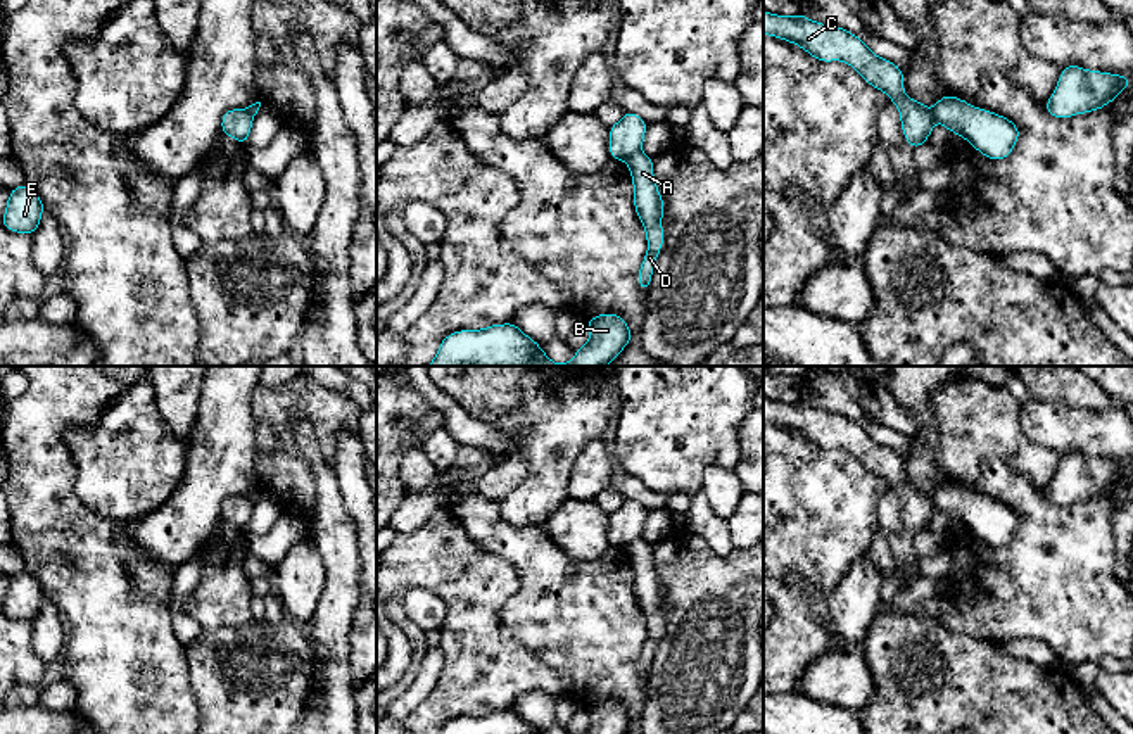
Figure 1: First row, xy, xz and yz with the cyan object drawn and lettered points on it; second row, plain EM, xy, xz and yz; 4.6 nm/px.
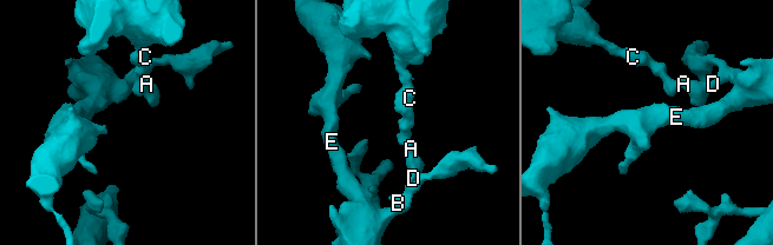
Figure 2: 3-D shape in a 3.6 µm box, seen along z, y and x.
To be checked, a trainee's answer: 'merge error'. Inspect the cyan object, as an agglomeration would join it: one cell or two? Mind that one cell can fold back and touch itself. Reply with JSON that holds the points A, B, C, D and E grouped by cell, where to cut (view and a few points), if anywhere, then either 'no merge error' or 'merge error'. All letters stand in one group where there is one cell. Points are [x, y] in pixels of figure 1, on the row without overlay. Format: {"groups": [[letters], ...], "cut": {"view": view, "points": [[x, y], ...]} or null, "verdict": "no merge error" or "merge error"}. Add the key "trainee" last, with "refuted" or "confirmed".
{"groups": [["A", "B", "D", "E"], ["C"]], "cut": {"view": "xz", "points": [[639, 536], [626, 548]]}, "verdict": "merge error", "trainee": "confirmed"}

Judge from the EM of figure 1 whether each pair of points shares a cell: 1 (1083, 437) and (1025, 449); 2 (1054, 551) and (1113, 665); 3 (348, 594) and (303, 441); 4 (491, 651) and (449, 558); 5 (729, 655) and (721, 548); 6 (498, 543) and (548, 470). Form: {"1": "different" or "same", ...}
{"1": "different", "2": "different", "3": "same", "4": "same", "5": "different", "6": "different"}

